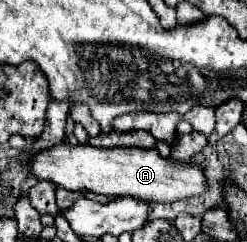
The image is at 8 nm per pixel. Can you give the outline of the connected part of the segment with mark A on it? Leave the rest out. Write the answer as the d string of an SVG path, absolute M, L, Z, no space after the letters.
M66 142L62 146L54 146L54 150L46 150L46 154L38 154L28 168L38 180L52 180L66 190L92 190L112 198L132 196L146 202L174 202L206 190L202 170L162 158L156 150L72 146Z

